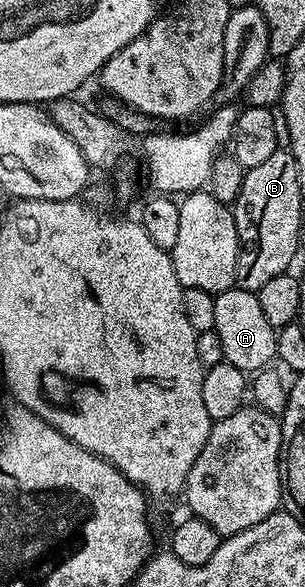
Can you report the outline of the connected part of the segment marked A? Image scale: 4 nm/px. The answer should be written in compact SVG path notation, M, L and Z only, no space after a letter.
M236 286L218 293L215 297L215 326L223 344L225 361L251 374L266 369L277 355L276 329L267 321L256 293Z

